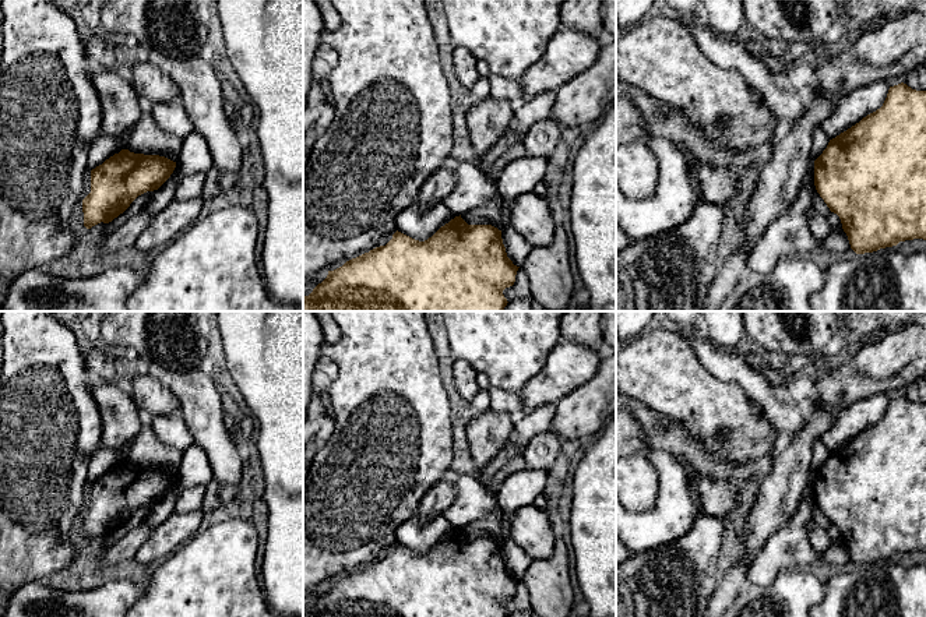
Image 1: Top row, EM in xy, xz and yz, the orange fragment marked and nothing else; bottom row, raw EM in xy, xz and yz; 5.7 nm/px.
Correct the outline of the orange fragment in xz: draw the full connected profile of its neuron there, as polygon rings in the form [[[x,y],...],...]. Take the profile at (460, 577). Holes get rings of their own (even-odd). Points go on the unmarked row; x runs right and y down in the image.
[[[461,528],[425,554],[395,544],[385,557],[328,583],[303,617],[507,617],[503,607],[520,579],[507,570],[501,543],[468,537]]]

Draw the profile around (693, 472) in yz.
[[[673,454],[677,462],[680,462],[689,472],[689,483],[690,486],[696,484],[696,479],[700,476],[700,470],[683,455]]]

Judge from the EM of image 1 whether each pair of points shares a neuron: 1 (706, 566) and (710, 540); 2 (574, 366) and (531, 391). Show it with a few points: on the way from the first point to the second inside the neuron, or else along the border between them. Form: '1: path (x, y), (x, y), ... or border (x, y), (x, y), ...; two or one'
1: path (706, 560), (706, 546); one
2: path (563, 372), (542, 390); one

